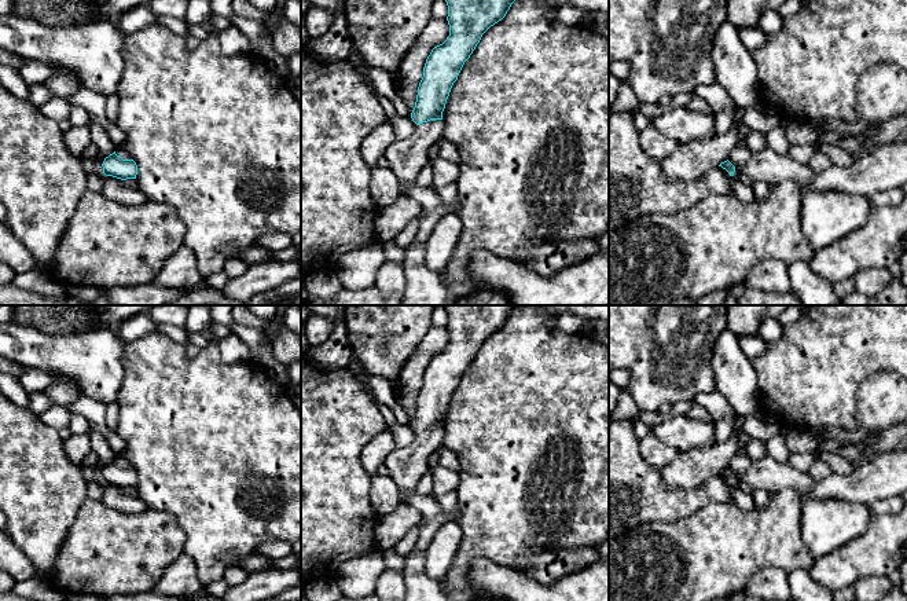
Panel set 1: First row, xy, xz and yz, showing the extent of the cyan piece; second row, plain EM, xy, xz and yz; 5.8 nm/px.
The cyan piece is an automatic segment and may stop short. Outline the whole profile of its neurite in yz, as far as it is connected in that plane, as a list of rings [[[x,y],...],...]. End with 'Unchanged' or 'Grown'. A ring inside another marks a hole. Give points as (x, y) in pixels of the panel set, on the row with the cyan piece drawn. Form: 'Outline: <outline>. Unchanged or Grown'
Outline: [[[741,122],[738,127],[737,144],[730,153],[727,161],[721,162],[719,166],[726,169],[730,176],[735,177],[738,182],[743,183],[748,187],[752,187],[753,179],[750,179],[742,169],[750,158],[752,153],[745,144],[746,135],[749,133],[749,128]]]. Grown

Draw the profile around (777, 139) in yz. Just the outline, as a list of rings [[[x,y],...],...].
[[[781,117],[779,124],[765,133],[767,146],[782,155],[789,153],[789,142],[786,136],[786,125],[792,118]]]

